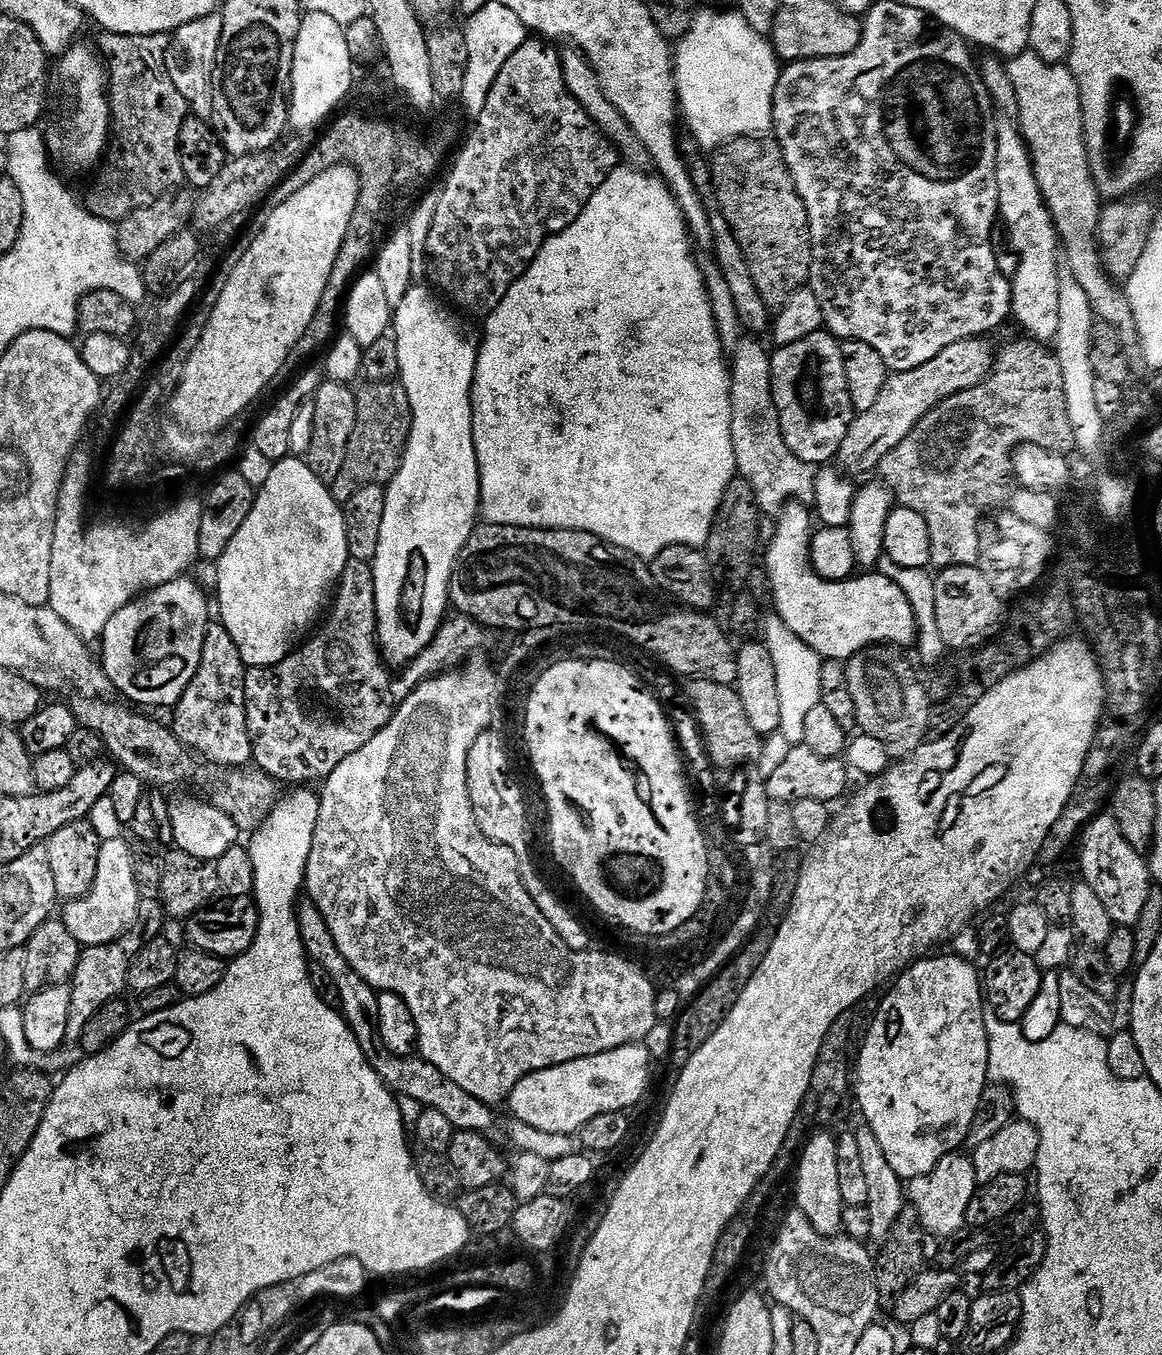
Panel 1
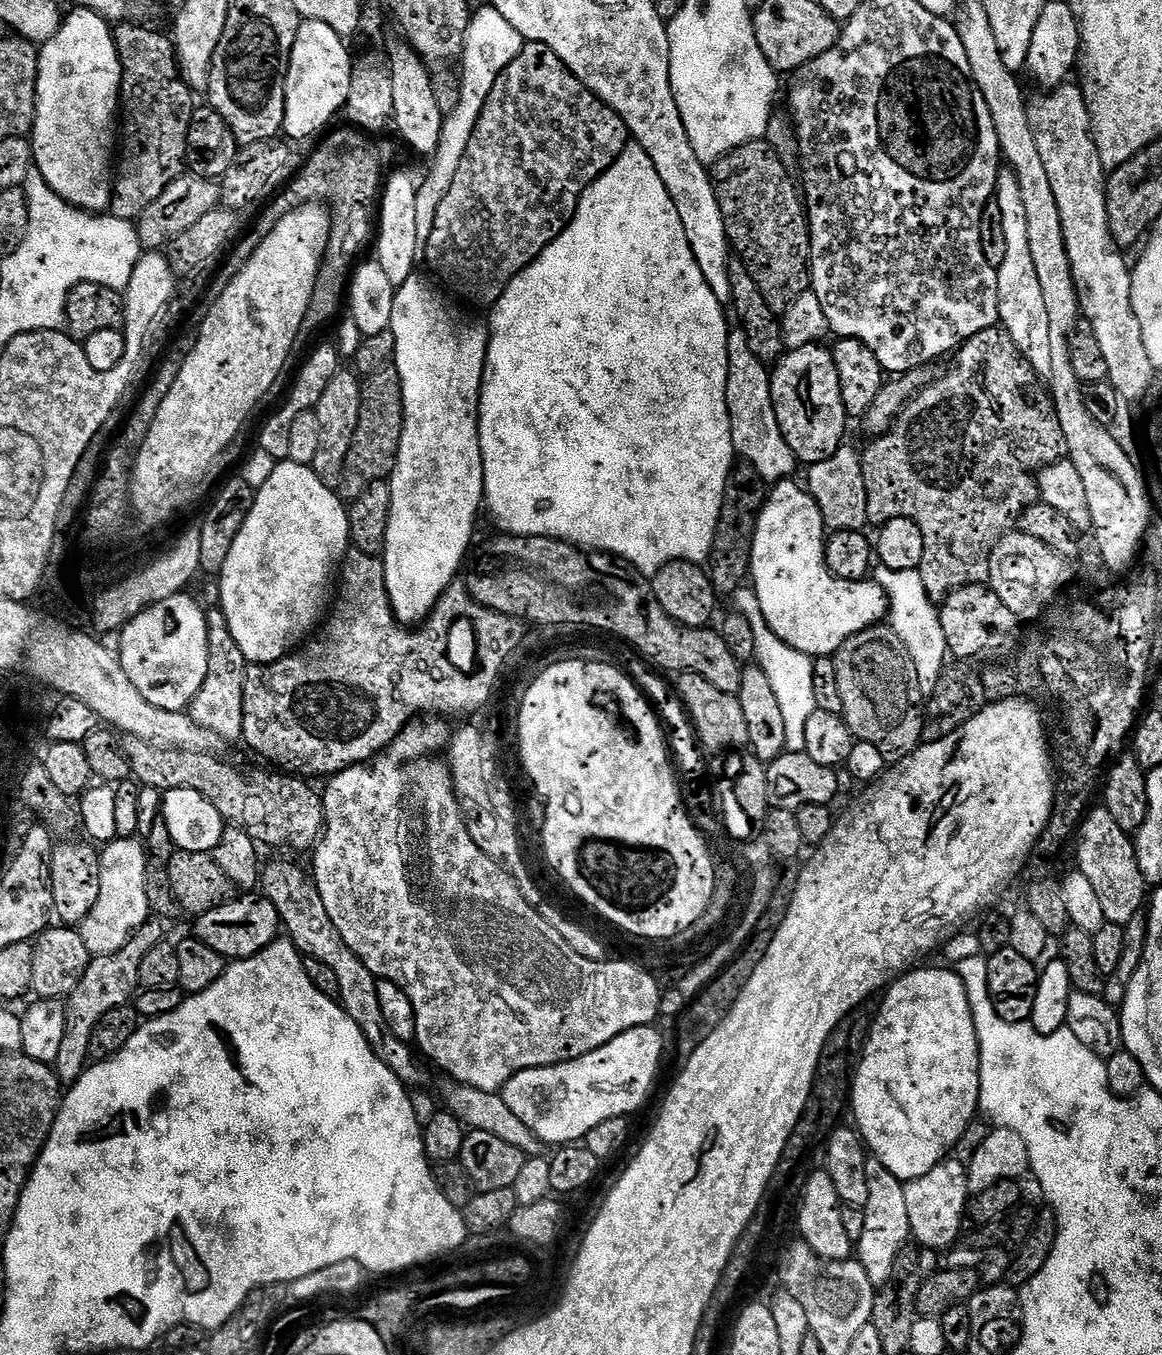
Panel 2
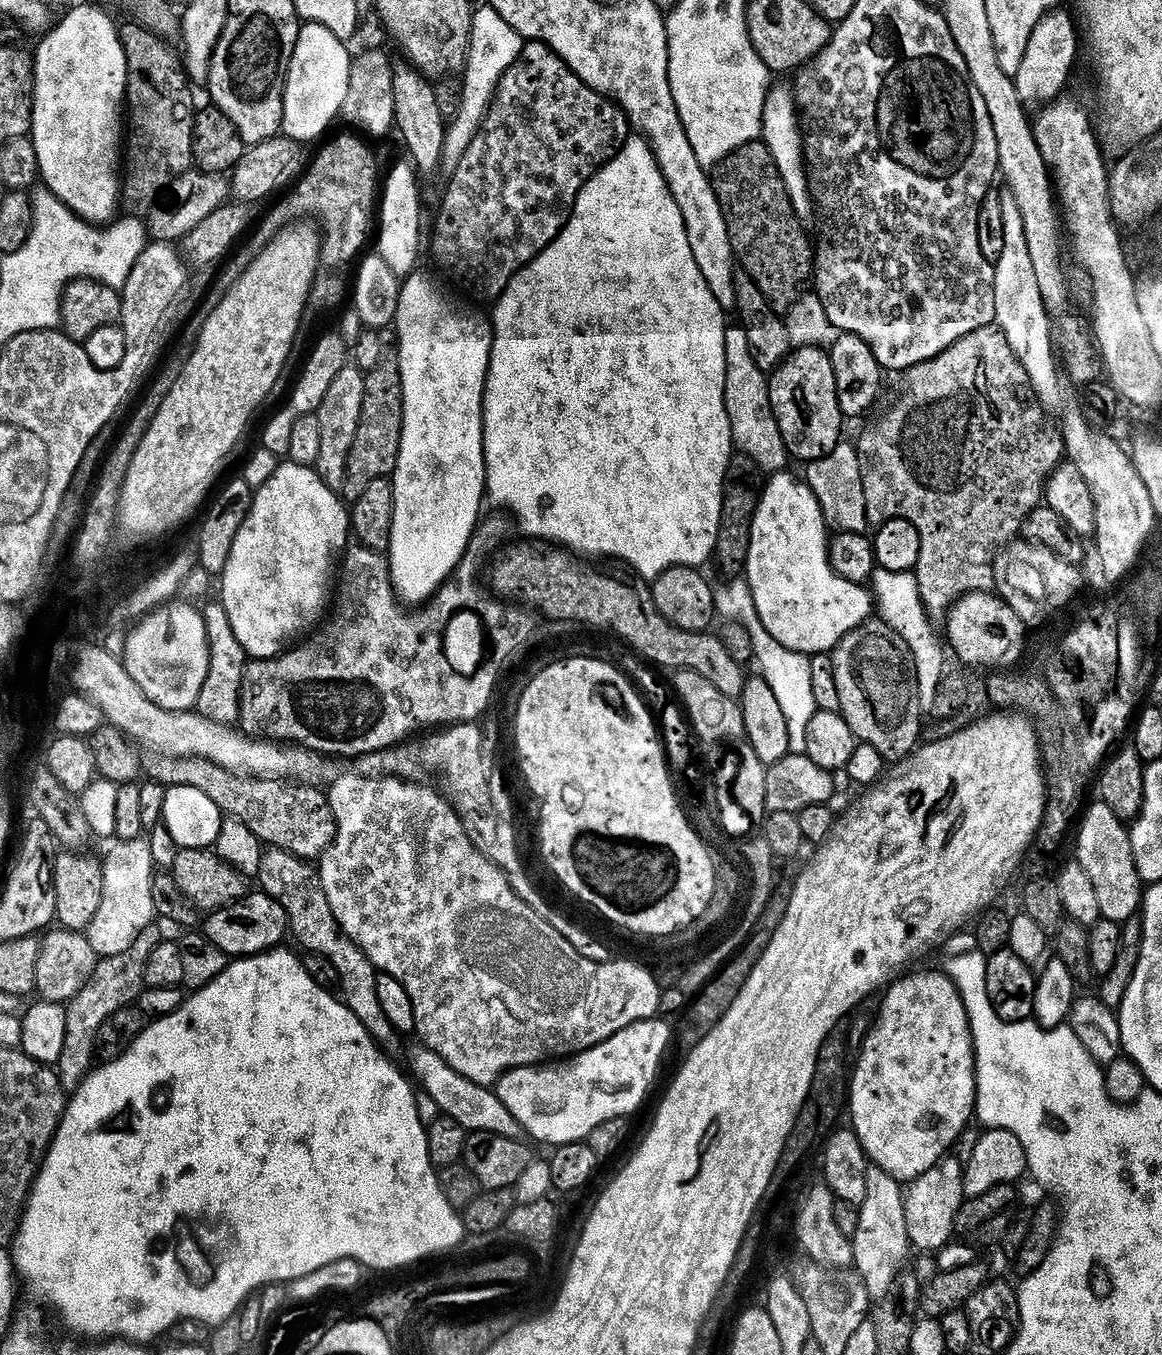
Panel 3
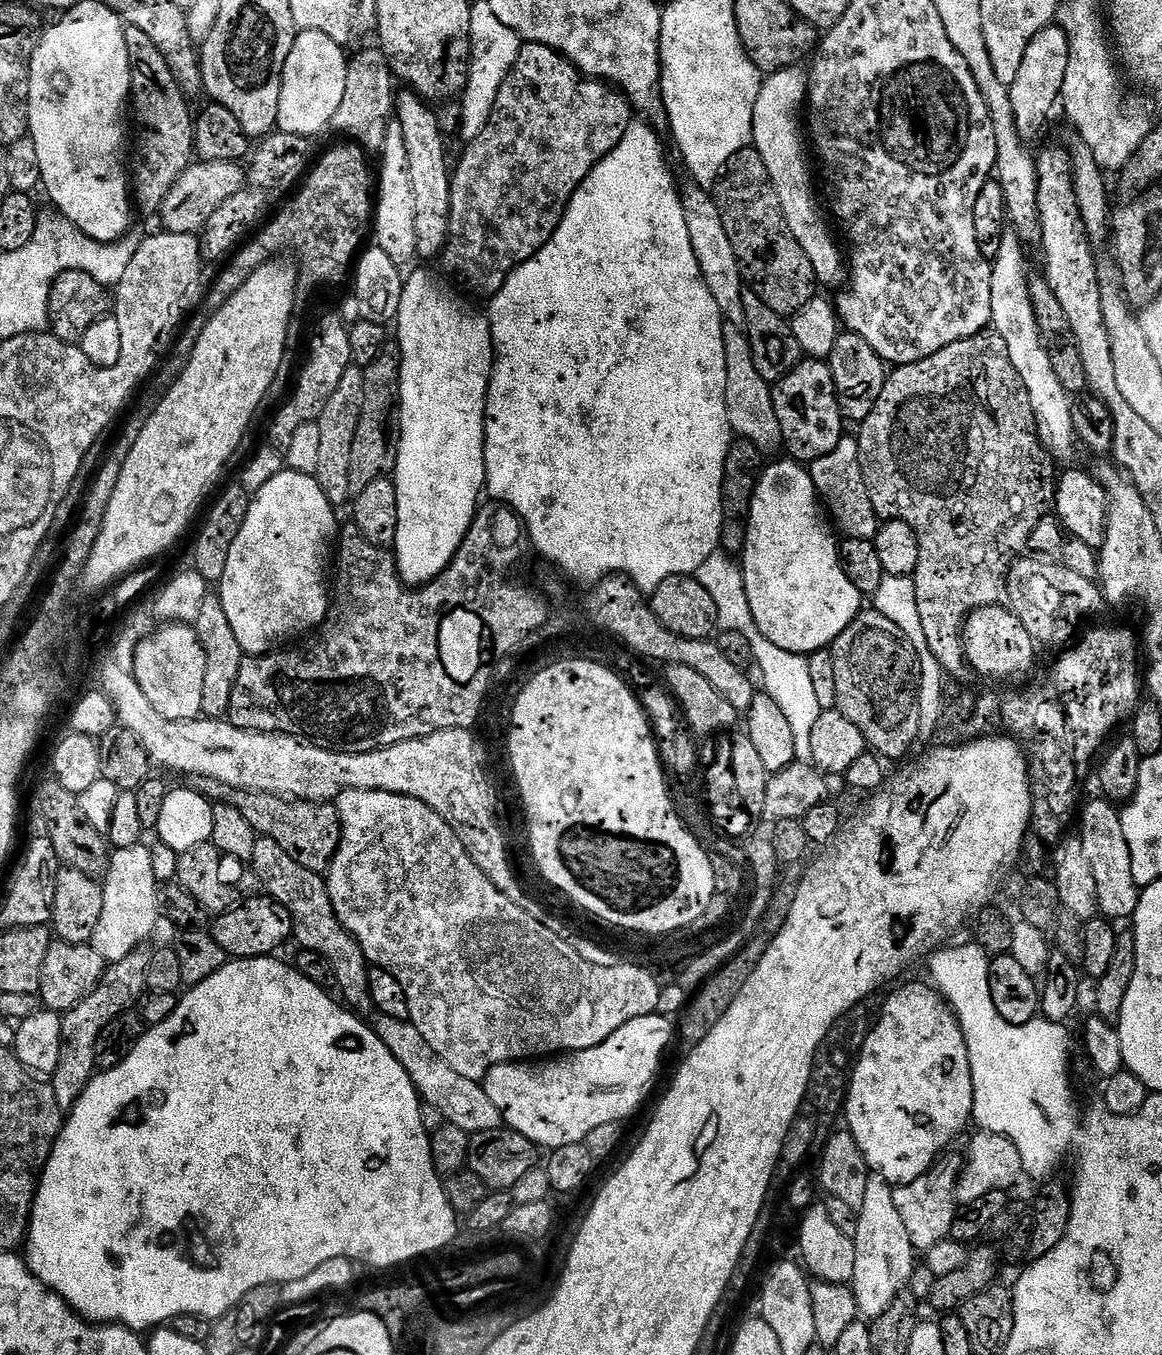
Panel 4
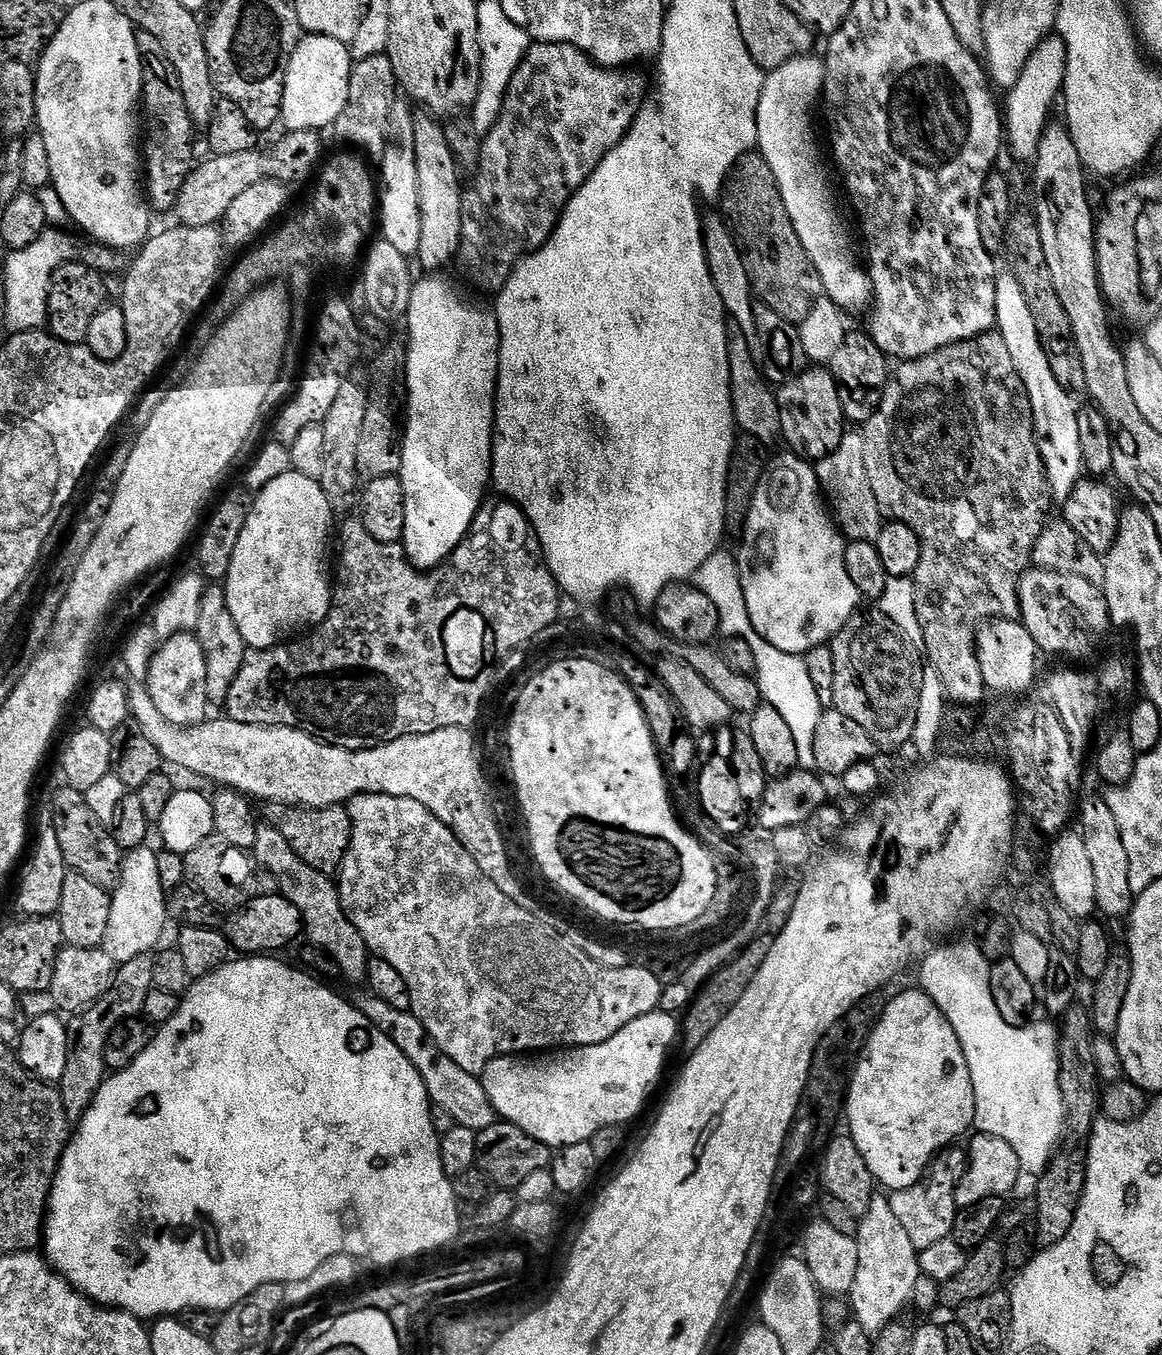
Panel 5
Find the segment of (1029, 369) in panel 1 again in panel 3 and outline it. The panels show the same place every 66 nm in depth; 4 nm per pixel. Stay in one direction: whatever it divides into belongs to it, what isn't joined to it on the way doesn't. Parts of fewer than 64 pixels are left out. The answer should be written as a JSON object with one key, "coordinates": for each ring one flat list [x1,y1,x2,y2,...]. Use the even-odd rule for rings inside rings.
{"coordinates":[[989,326,982,330,974,330,974,334,966,334,966,338,962,338,957,344,950,346,935,360,927,360,926,363,911,369,910,376,913,376,916,381,905,390,904,397,877,422,876,428,870,429,861,440,858,440,862,486,866,490,869,521,873,525,879,526,886,520,902,520,910,522,918,530,922,549,915,575,921,588,956,588,956,592,963,592,964,588,968,588,970,593,990,592,995,587,994,559,1002,549,1021,535,1028,517,1045,503,1046,478,1052,475,1053,465,1065,459,1064,441,1059,435,1051,436,1044,429,1046,411,1036,396,1034,386,1030,382,1022,362,1018,362,1010,342,1006,342,1006,334,999,326],[924,428,952,428,952,432,948,432,948,436,944,436,944,440,940,440,940,444,936,444,936,457,940,456,939,463,944,468,942,474,936,476,936,480,928,480,928,484,924,484,924,480,916,480,916,456,924,456,924,448,928,448,928,440,932,440,932,436,928,436,928,432,925,432]]}

